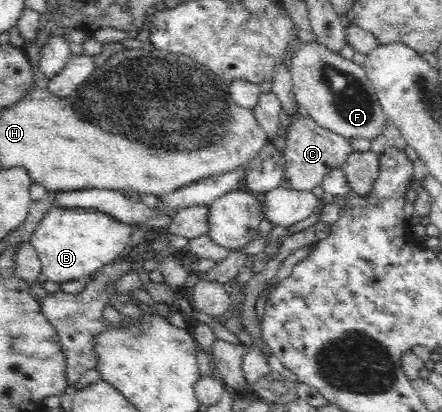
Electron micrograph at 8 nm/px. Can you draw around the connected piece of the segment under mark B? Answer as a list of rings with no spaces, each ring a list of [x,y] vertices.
[[[51,207],[45,218],[36,227],[33,237],[31,237],[30,245],[39,255],[43,274],[47,276],[49,281],[60,284],[63,281],[75,281],[81,279],[81,277],[88,278],[105,265],[109,265],[111,262],[126,255],[133,235],[139,229],[140,227],[135,224],[123,224],[105,213],[93,211],[92,209]]]

